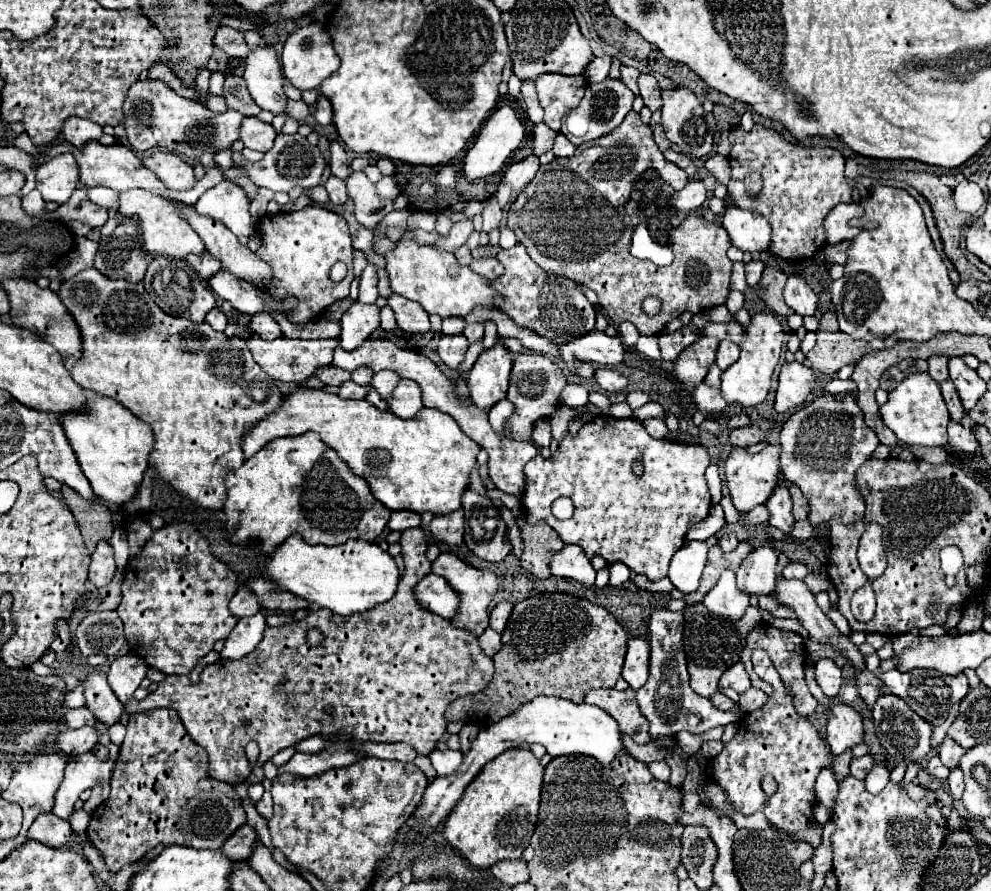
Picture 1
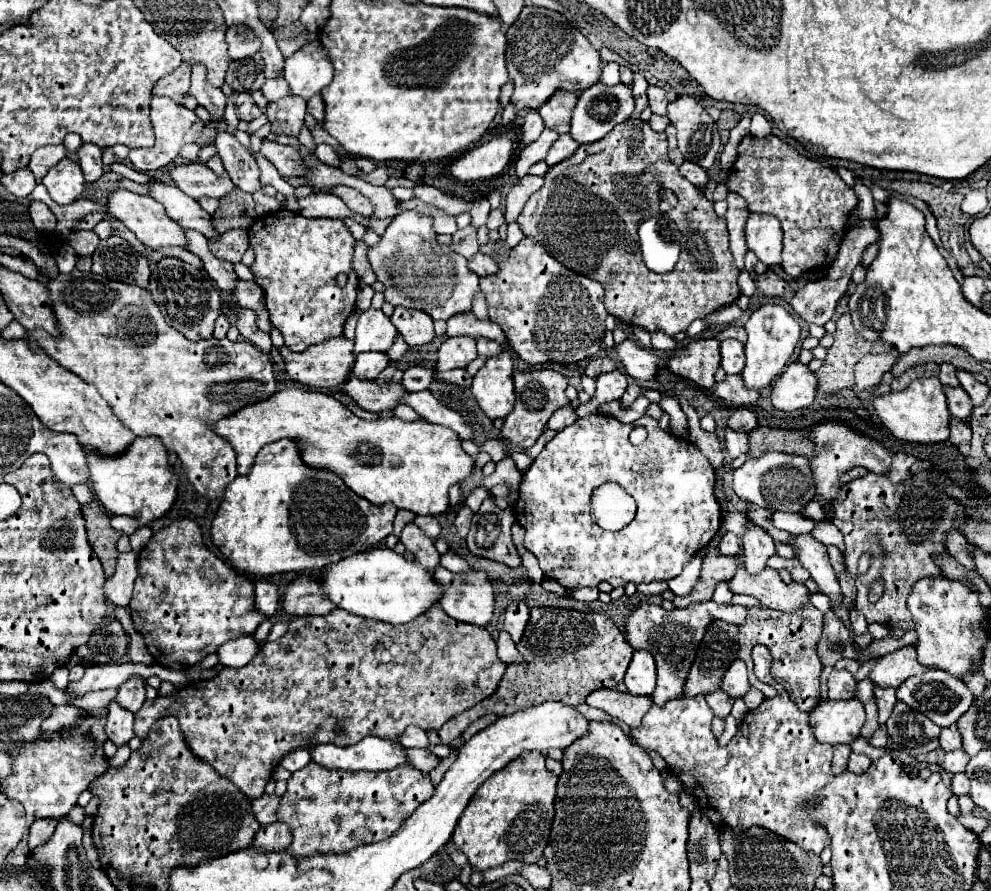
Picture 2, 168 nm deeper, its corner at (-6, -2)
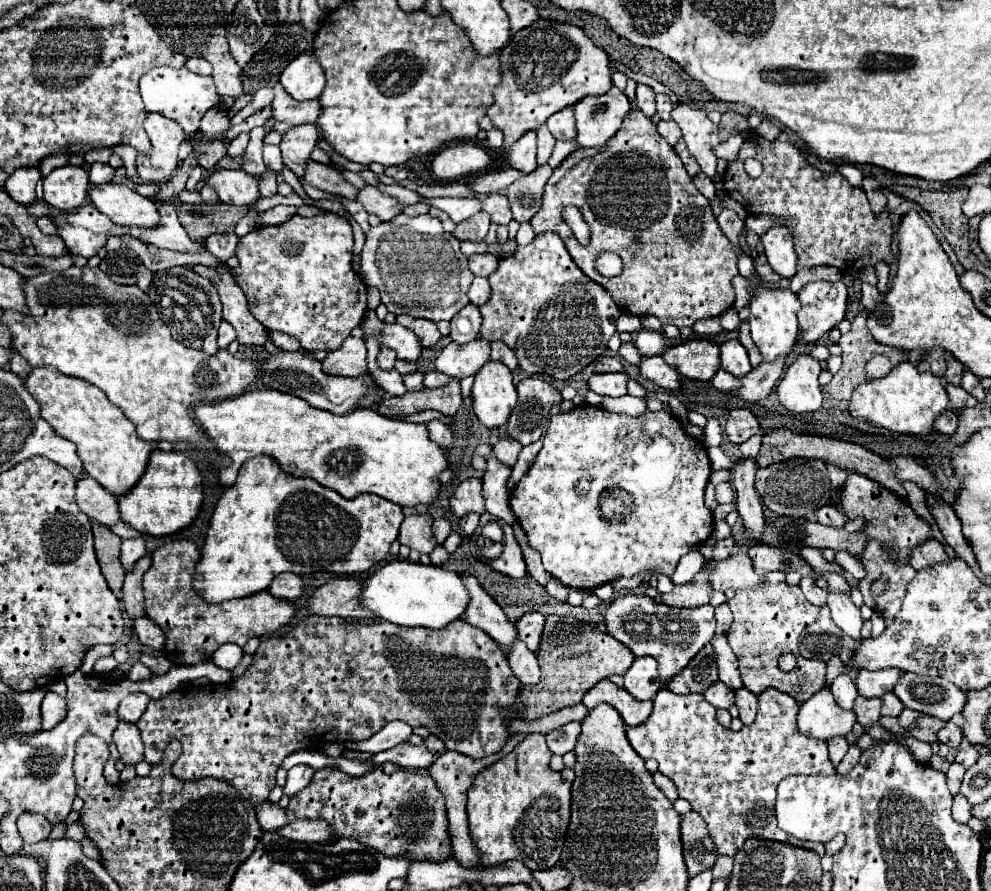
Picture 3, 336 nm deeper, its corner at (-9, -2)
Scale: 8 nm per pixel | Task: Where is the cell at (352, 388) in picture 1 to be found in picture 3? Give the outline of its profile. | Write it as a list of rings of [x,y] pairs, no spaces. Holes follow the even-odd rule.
[[[421,372],[403,376],[403,384],[405,384],[405,388],[411,390],[411,392],[417,392],[417,390],[423,390],[423,388],[425,388],[425,384],[423,384],[423,374],[421,374]]]

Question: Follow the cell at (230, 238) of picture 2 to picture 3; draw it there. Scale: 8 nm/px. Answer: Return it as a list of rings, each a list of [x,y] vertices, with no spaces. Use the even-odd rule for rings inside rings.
[[[229,232],[229,234],[211,234],[207,240],[205,240],[205,248],[221,262],[225,262],[227,258],[235,256],[235,250],[237,250],[237,244],[239,244],[239,236],[235,232]]]

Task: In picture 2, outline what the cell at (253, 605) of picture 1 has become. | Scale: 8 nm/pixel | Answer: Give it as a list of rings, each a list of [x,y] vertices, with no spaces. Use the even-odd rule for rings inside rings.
[[[256,582],[256,594],[254,594],[254,606],[264,616],[272,616],[280,602],[280,590],[274,584],[268,582]]]

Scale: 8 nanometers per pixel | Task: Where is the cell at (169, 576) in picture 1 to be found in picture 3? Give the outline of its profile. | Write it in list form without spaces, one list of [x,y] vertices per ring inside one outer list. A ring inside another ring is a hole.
[[[173,540],[153,552],[153,566],[143,576],[147,616],[163,628],[167,636],[165,656],[175,666],[211,660],[213,652],[227,642],[245,646],[249,638],[275,634],[297,616],[293,602],[279,600],[267,590],[245,598],[225,600],[221,604],[207,604],[191,586],[197,562],[199,548],[191,540]]]

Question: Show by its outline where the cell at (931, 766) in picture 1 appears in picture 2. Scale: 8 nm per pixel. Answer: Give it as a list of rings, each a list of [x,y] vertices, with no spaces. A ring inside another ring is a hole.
[[[960,750],[960,752],[948,752],[948,754],[944,756],[942,768],[944,768],[946,772],[950,772],[950,774],[964,772],[964,768],[966,768],[968,760],[970,760],[970,758],[968,758],[968,754],[966,754],[964,750]]]

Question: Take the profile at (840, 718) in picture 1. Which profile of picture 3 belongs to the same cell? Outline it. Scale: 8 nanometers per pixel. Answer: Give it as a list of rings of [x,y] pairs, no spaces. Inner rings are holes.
[[[821,688],[799,706],[799,732],[811,738],[829,740],[833,736],[847,736],[855,724],[855,712],[837,706],[829,688]]]

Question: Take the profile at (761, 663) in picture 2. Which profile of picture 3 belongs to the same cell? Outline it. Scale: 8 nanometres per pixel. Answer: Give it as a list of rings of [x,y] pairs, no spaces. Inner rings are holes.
[[[661,688],[653,700],[651,716],[639,726],[625,726],[627,740],[631,748],[643,758],[655,758],[659,764],[659,772],[671,778],[679,790],[679,796],[691,802],[691,808],[699,812],[709,828],[709,834],[717,846],[719,854],[735,856],[739,848],[743,848],[747,838],[761,838],[761,840],[777,840],[789,846],[799,846],[817,852],[821,858],[825,856],[825,848],[819,842],[805,842],[795,836],[785,834],[777,828],[775,820],[775,790],[777,784],[791,774],[835,774],[835,768],[827,756],[825,740],[815,740],[803,736],[797,730],[797,708],[799,704],[785,692],[769,688],[767,692],[759,694],[759,708],[757,718],[751,726],[743,726],[739,732],[727,730],[717,722],[716,708],[713,708],[701,694],[687,694],[679,696],[667,688]]]

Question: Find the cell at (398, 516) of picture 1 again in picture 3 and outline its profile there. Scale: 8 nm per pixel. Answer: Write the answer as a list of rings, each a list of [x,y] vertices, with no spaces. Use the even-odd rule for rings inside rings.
[[[437,518],[437,520],[433,522],[433,534],[435,534],[437,544],[443,544],[445,538],[451,534],[451,524],[449,524],[445,518]]]

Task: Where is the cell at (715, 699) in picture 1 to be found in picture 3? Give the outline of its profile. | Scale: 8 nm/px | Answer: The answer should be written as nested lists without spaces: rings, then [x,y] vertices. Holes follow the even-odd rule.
[[[723,682],[711,684],[711,688],[705,690],[705,700],[715,708],[729,708],[735,702],[735,694],[731,688],[727,688]]]

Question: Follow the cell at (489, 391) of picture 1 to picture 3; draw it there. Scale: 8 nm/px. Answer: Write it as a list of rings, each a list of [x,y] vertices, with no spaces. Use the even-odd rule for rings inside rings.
[[[487,362],[473,382],[473,410],[479,422],[487,428],[503,426],[517,404],[513,374],[499,362]]]

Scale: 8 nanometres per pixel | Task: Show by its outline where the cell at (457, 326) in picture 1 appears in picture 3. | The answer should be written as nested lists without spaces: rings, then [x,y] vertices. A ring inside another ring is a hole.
[[[467,304],[463,310],[459,310],[451,320],[451,340],[453,342],[469,342],[479,338],[481,330],[481,312],[477,306]]]

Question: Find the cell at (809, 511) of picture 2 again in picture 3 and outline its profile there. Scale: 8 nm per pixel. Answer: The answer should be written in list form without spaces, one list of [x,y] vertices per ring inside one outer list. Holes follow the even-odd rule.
[[[823,506],[817,510],[817,522],[825,524],[825,526],[843,528],[847,522],[847,516],[843,516],[843,512],[839,512],[835,506]]]

